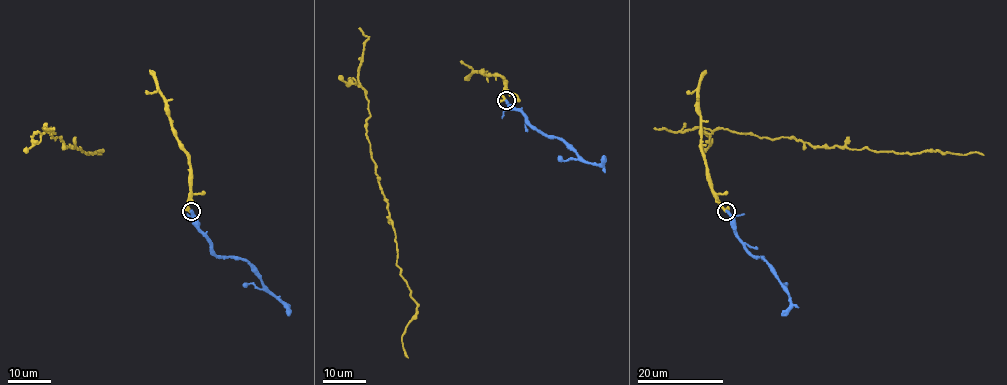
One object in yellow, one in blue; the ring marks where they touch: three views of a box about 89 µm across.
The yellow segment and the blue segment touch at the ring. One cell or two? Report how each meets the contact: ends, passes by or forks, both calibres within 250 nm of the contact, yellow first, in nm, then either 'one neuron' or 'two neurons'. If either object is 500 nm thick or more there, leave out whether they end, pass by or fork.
yellow passes by | blue ends | 220/400 nm | one neuron

